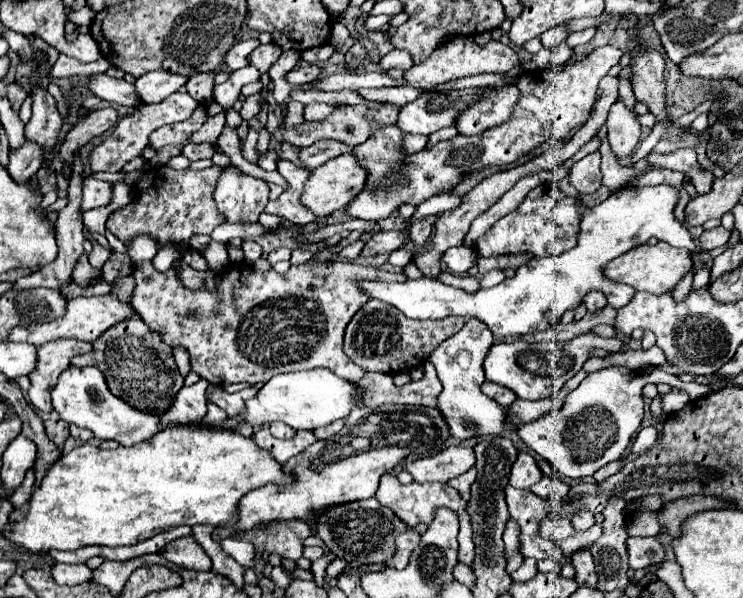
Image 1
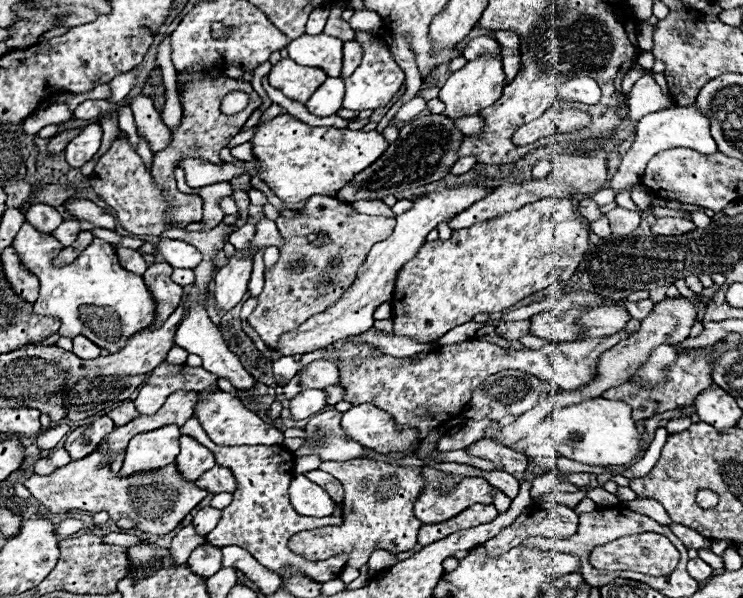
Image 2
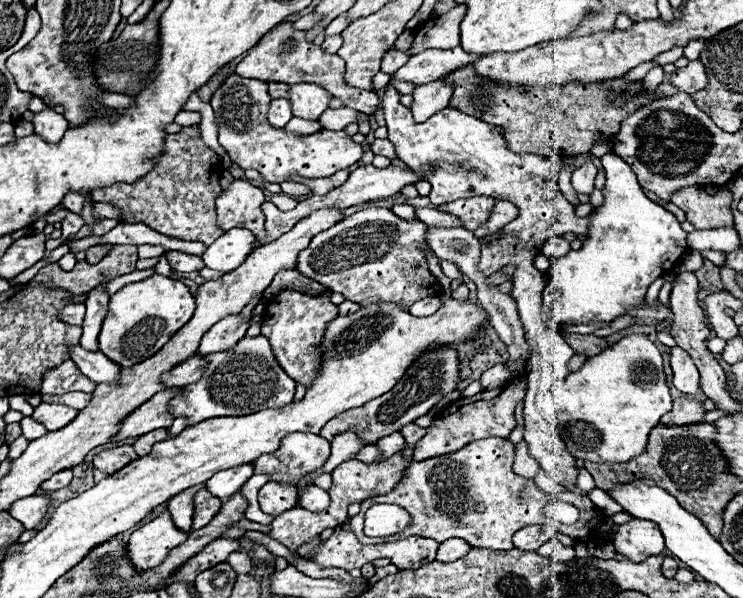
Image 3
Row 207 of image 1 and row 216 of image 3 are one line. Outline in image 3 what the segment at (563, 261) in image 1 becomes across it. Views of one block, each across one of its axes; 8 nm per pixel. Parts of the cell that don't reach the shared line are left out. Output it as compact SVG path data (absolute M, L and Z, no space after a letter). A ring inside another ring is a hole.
M614 152L604 154L600 160L606 172L606 186L602 190L606 200L600 208L594 210L594 216L590 218L590 230L586 234L584 246L580 250L572 250L564 258L550 258L550 268L547 270L549 279L542 295L544 321L550 320L556 324L566 324L570 320L578 324L612 322L626 310L636 308L646 298L646 288L658 276L666 274L688 252L688 232L682 230L680 222L672 212L644 196L630 166Z

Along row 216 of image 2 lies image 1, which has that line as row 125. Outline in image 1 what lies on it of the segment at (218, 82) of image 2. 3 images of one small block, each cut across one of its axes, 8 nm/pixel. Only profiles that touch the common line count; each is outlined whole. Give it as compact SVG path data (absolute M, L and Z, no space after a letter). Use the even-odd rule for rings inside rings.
M198 106L196 112L192 114L192 118L178 122L174 126L168 126L168 128L162 126L162 128L154 130L150 134L150 146L154 150L160 150L164 144L178 144L180 146L182 142L186 142L192 136L192 132L196 132L204 124L204 120L206 120L206 110L204 110L204 106Z

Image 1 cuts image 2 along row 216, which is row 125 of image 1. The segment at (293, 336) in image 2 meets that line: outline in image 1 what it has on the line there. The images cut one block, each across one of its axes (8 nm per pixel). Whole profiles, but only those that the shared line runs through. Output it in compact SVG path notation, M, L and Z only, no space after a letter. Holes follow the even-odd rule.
M476 88L460 92L426 92L400 110L396 126L404 134L432 134L440 128L454 126L458 114L476 100L476 94Z

